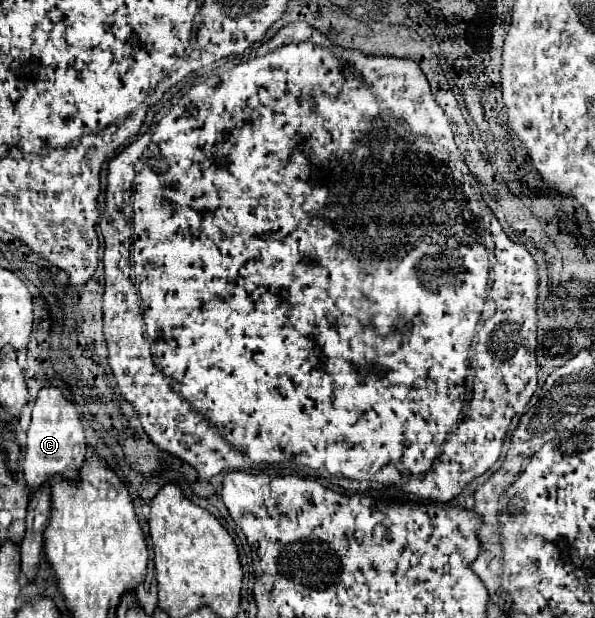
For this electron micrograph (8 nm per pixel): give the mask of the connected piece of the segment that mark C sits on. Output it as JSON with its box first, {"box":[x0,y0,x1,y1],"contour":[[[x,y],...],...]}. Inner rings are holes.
{"box":[23,386,85,488],"contour":[[[43,386],[43,390],[37,394],[31,426],[27,430],[27,450],[23,460],[23,474],[29,484],[29,488],[41,486],[45,480],[49,480],[55,474],[61,474],[63,478],[75,480],[79,466],[85,460],[85,426],[83,418],[77,412],[77,406],[67,400],[57,386]]]}

